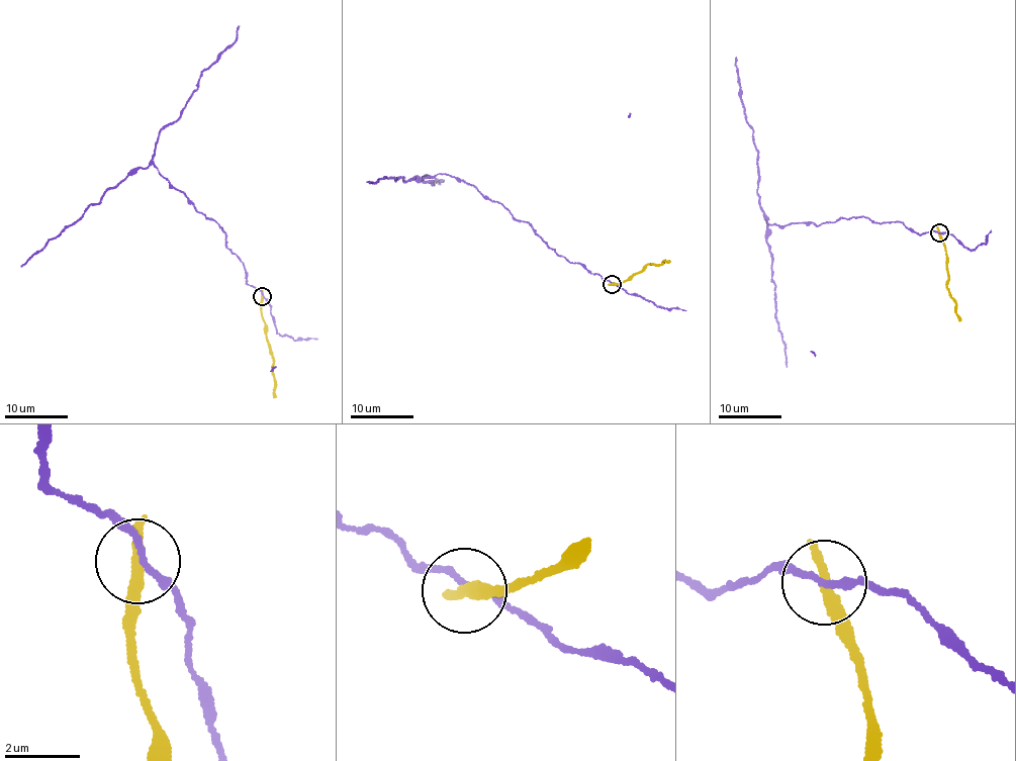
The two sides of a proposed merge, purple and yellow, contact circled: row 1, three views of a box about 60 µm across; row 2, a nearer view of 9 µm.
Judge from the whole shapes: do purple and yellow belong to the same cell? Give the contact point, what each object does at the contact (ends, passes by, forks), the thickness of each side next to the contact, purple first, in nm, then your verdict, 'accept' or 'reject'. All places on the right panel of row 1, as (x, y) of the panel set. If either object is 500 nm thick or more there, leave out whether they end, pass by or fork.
(939, 232) | purple passes by | yellow ends | 150/400 nm | reject

